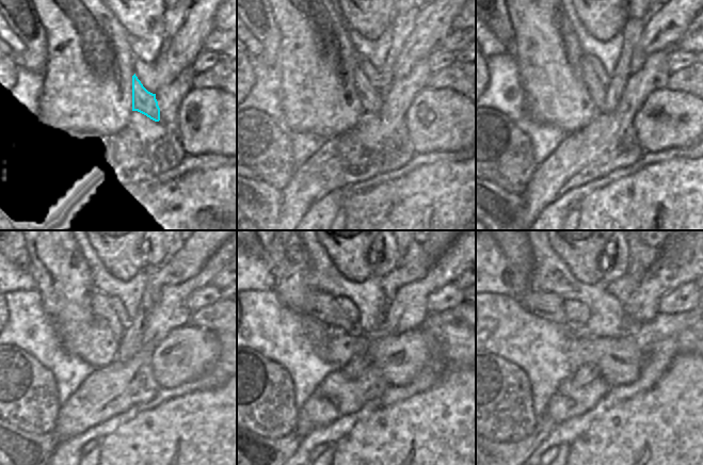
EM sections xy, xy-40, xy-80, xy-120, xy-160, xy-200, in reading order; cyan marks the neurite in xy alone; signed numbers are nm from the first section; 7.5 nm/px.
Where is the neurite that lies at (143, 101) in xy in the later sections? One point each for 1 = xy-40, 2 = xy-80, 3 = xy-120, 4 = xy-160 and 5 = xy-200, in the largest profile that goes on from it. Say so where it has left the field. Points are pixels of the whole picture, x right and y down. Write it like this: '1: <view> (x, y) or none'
1: xy-40 (370, 94)
2: xy-80 (596, 89)
3: xy-120 (100, 305)
4: xy-160 (324, 308)
5: xy-200 (546, 305)

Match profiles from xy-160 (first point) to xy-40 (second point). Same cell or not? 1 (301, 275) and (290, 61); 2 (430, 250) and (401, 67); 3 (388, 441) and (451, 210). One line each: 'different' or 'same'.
1: same
2: same
3: same

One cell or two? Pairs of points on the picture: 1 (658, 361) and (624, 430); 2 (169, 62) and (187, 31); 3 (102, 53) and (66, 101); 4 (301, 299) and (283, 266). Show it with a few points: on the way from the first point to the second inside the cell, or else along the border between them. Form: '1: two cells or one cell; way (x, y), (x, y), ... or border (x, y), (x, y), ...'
1: two cells; border (662, 374), (651, 387), (621, 402)
2: one cell; way (176, 54), (187, 43), (187, 38)
3: one cell; way (91, 65), (88, 80), (78, 90)
4: one cell; way (293, 290), (291, 274)

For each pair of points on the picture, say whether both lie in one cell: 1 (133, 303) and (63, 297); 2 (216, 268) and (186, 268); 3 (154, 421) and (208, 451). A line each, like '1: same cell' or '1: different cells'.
1: different cells
2: different cells
3: same cell

